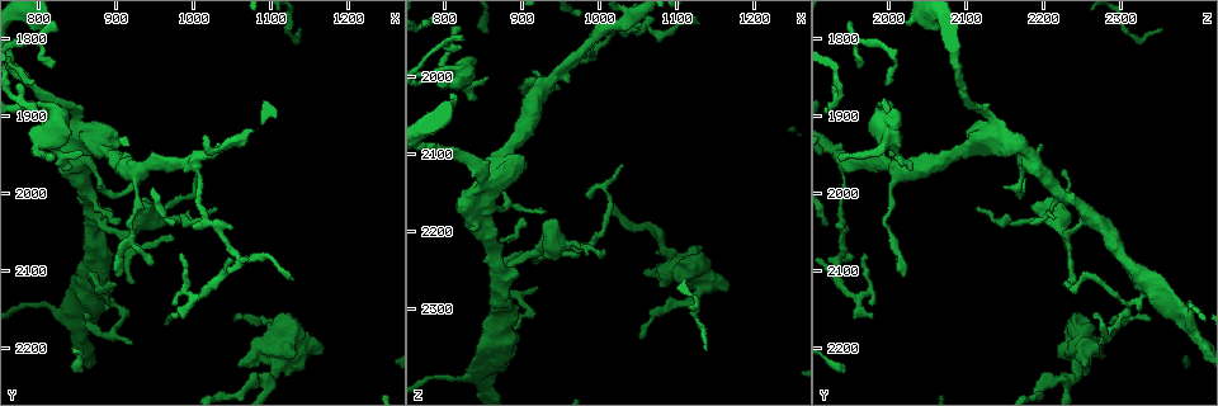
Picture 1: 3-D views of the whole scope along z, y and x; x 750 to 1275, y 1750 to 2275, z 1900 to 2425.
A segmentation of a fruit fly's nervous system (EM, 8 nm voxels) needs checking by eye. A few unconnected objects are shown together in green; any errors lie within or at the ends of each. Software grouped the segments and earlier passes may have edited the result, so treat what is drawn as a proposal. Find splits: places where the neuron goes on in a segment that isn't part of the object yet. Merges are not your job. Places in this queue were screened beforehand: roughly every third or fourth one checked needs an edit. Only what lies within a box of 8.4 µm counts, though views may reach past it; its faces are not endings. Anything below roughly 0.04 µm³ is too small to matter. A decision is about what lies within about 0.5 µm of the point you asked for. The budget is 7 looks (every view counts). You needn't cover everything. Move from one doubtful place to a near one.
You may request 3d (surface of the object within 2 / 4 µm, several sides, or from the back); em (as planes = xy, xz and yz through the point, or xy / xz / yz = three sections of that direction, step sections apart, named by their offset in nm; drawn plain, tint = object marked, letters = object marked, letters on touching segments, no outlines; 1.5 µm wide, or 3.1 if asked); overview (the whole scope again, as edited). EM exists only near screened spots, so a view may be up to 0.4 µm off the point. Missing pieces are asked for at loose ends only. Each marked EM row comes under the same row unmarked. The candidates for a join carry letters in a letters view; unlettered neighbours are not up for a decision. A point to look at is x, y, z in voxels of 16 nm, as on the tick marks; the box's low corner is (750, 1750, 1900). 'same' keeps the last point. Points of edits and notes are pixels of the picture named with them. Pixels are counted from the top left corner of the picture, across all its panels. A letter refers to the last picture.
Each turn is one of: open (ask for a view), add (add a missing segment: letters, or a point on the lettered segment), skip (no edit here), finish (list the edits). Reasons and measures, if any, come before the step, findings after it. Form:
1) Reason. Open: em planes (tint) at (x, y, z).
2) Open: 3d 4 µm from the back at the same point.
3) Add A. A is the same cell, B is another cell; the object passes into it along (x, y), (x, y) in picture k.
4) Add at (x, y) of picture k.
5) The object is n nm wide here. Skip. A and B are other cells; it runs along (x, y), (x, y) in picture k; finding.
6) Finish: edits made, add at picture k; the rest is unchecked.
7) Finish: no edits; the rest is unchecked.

An open end. Open: em xz step 8 (tint) at (1165, 2210, 2270).

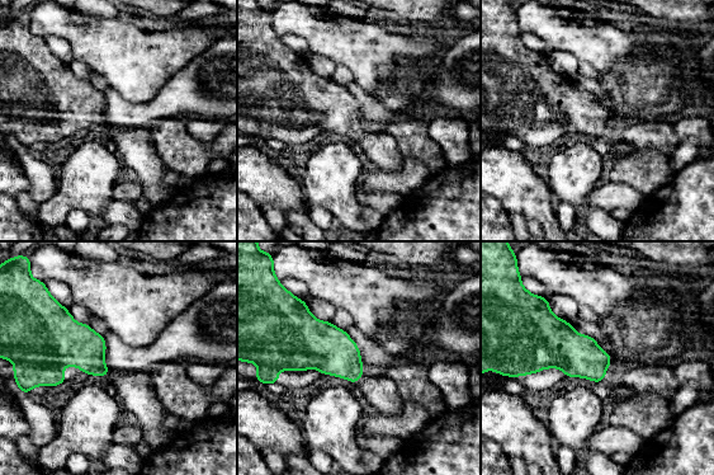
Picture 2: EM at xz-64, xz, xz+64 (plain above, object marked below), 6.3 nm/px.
Open: em xz step 8 (letters) at the same point.

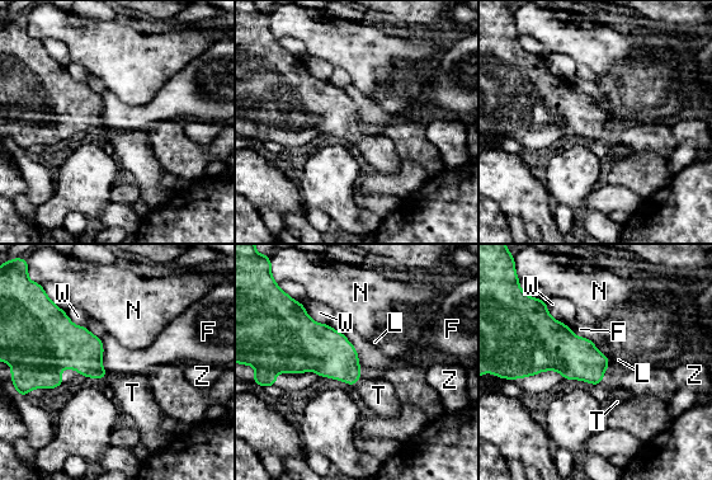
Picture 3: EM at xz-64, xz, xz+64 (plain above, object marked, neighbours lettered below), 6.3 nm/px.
Add T. T is the same cell, F, L, N, W and Z are other cells; the object passes into it along (329, 353), (357, 381), (378, 395) in picture 3; the neuron continues.

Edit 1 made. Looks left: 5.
An open end. Open: em planes (letters) at (975, 2160, 1975).

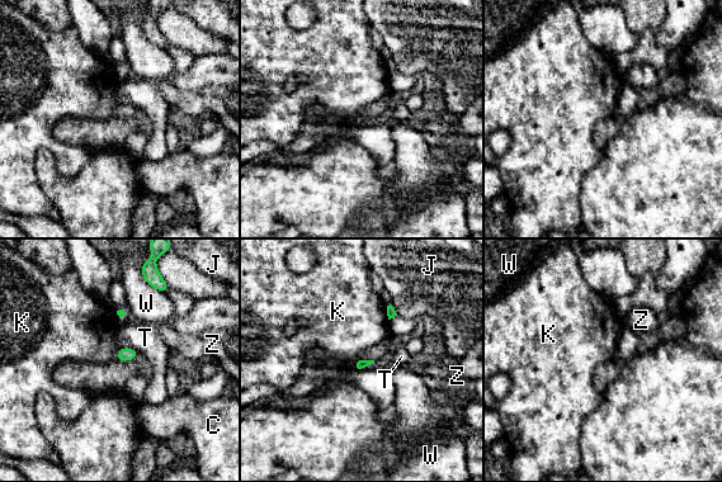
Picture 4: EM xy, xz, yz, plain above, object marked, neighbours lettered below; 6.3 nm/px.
Skip. C, J, K, T, W and Z are other cells; no lettered segment goes on from it.

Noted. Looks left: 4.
Thin end. Open: em xz step 4 (letters) at (825, 1955, 1935).

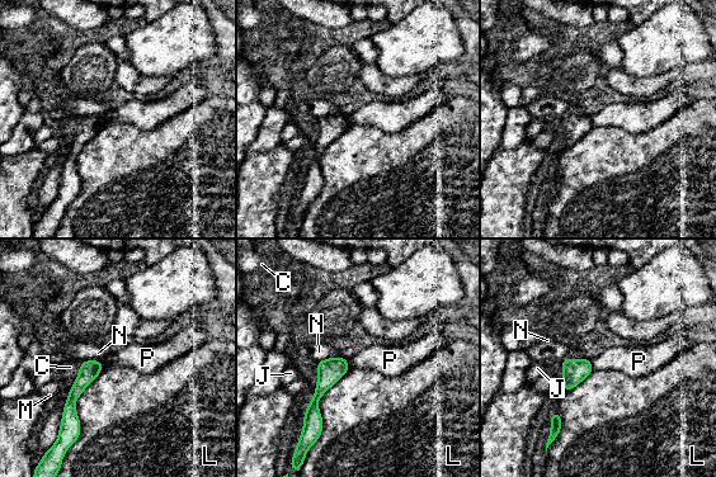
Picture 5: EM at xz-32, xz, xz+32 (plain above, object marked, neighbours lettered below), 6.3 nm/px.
Cut it another way. Open: em planes (letters) at the same point.

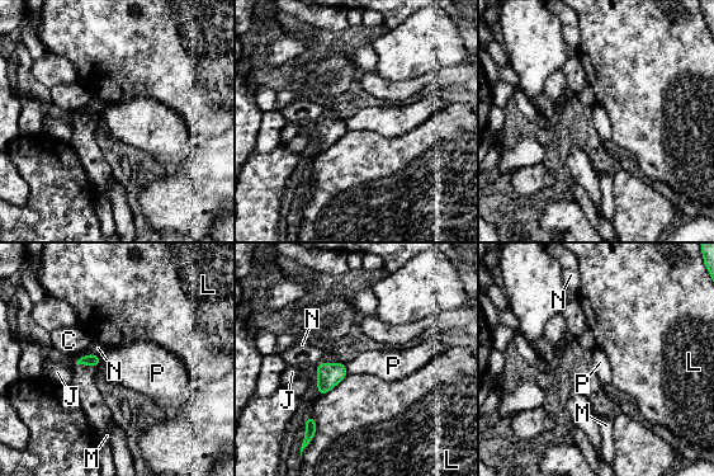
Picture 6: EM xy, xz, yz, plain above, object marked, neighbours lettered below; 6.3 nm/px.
The object is 80 nm wide here; the longest contact is with L, 180 nm. Skip. C, J, L, M, N and P are other cells; no lettered segment goes on from it.

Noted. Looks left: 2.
Finish: edits made, add at picture 3; the rest is unchecked.

